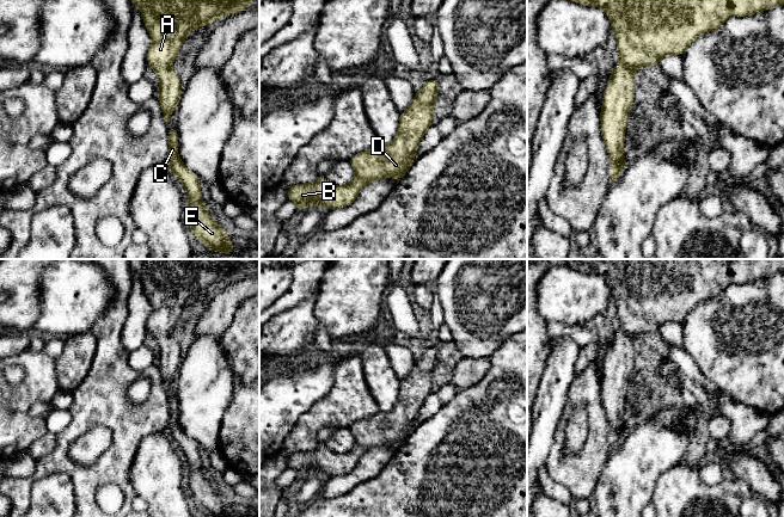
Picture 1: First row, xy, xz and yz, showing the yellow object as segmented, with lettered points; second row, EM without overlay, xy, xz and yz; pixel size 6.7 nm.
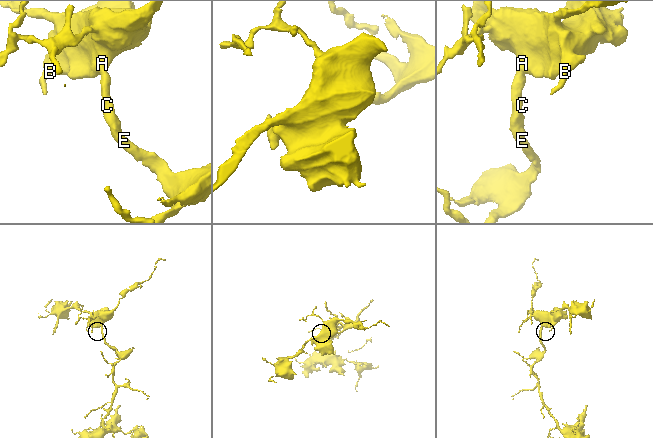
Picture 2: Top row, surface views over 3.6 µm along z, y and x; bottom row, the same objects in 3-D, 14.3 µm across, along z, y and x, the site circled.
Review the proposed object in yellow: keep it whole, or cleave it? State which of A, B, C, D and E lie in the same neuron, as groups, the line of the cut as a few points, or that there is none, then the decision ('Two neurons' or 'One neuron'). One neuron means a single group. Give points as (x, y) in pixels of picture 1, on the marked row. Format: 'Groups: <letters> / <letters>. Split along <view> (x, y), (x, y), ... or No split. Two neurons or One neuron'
Groups: A B C D E. No split. One neuron

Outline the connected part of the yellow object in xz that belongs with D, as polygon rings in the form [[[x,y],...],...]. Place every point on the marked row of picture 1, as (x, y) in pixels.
[[[430,78],[415,94],[406,111],[400,113],[396,139],[388,144],[379,143],[373,149],[355,154],[348,160],[355,171],[350,184],[336,186],[318,177],[313,183],[295,184],[287,189],[287,198],[304,211],[311,203],[320,209],[336,209],[353,203],[361,189],[374,180],[394,177],[398,184],[415,162],[414,155],[421,140],[433,124],[437,96],[439,84],[435,78]]]

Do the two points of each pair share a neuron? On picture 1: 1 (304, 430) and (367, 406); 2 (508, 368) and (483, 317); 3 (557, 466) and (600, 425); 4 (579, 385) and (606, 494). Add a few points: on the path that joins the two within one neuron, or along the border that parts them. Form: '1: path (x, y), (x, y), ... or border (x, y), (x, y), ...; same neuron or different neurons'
1: path (319, 416), (342, 406), (351, 406); same neuron
2: border (514, 333), (489, 356); different neurons
3: path (571, 466), (598, 439); same neuron
4: border (610, 451), (592, 492); different neurons

